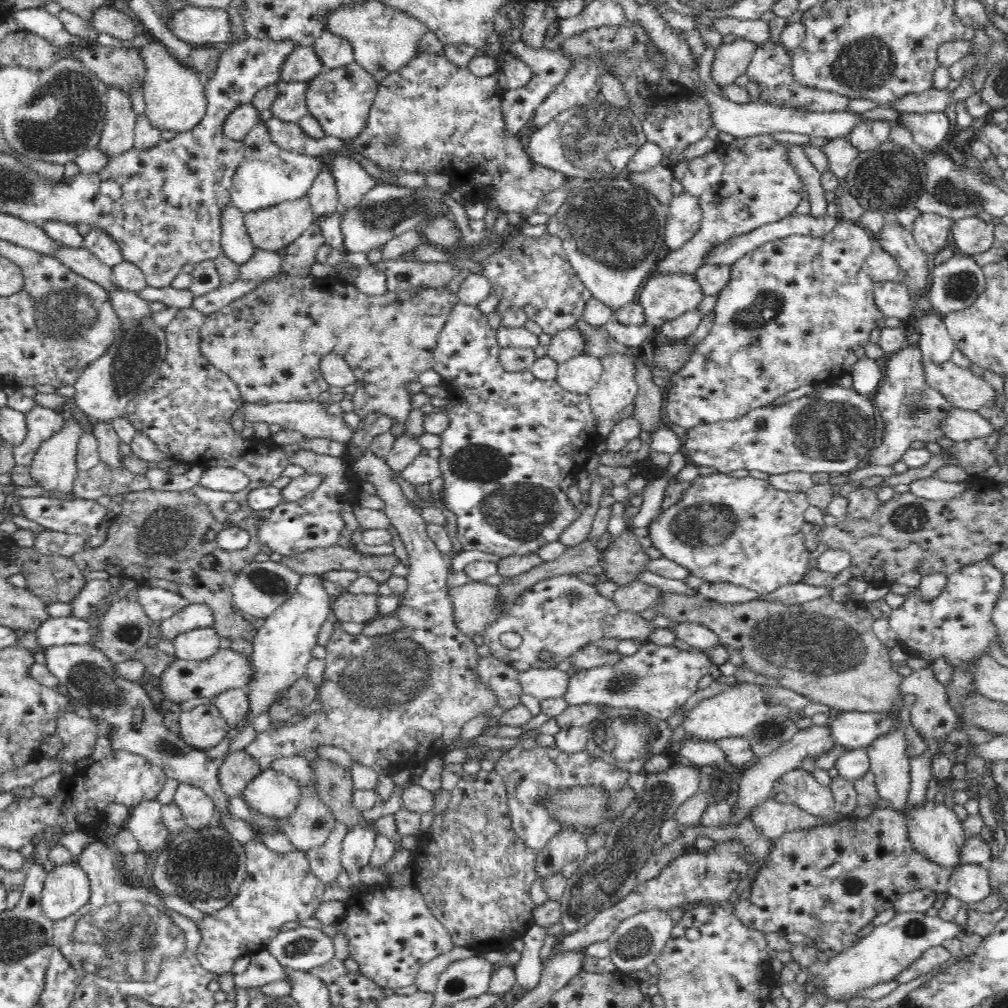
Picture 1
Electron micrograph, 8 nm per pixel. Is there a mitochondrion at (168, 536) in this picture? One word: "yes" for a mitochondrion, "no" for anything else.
yes

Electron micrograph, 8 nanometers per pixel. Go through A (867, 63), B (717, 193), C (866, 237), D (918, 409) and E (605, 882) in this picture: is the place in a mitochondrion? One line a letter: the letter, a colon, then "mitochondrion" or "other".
A: mitochondrion
B: other
C: other
D: mitochondrion
E: mitochondrion

